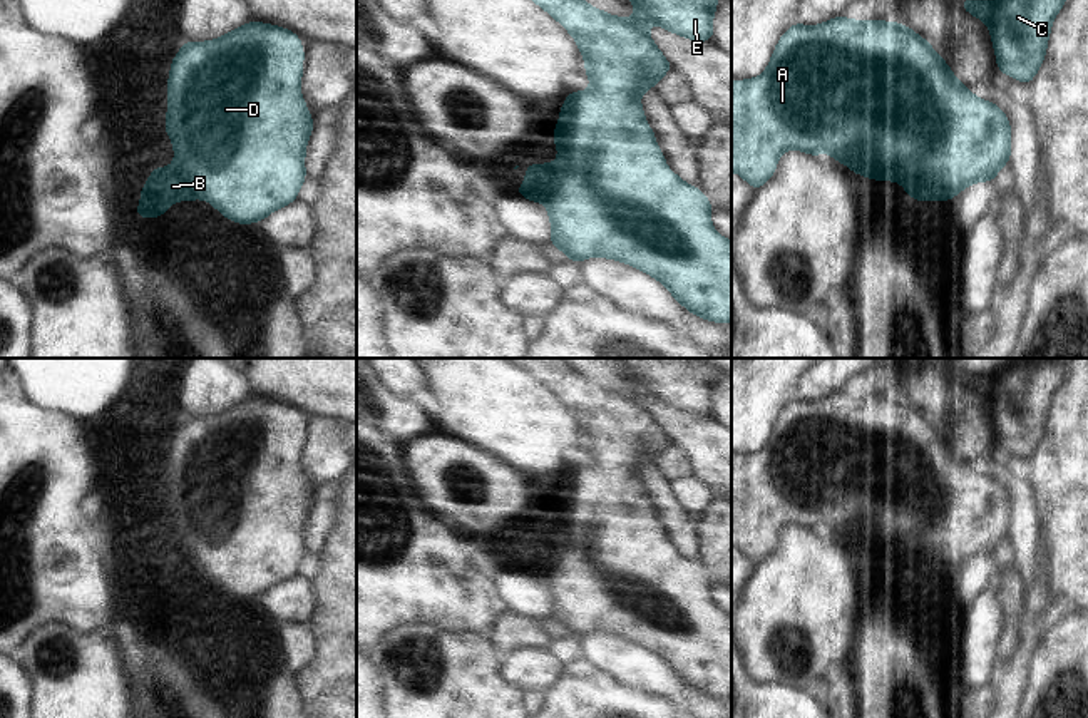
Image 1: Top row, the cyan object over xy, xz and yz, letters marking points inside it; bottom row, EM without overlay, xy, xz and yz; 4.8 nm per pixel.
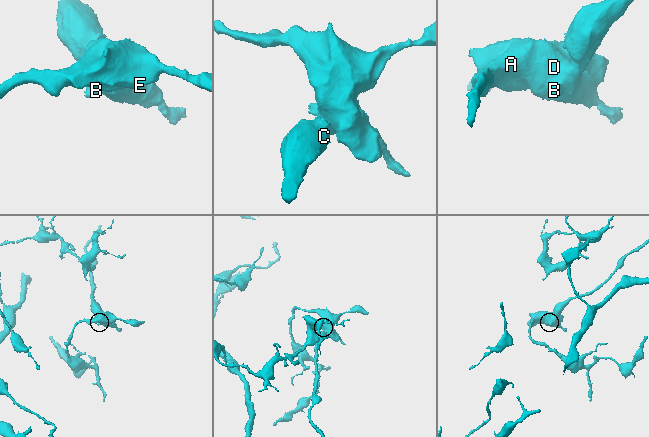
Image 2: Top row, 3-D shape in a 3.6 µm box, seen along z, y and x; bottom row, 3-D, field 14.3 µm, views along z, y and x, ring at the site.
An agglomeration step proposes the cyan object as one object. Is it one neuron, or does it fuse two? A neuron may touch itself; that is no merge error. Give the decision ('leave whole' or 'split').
leave whole

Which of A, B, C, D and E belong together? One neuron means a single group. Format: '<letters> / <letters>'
A B C D E

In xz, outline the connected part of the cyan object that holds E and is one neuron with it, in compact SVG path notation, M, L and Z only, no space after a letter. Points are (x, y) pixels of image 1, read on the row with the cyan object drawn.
M532 0L552 15L576 40L586 60L582 70L593 89L571 90L559 112L559 124L552 139L559 159L551 164L527 164L526 184L514 186L517 196L547 204L552 226L549 244L564 251L571 263L581 263L591 256L618 259L634 266L661 281L673 298L690 313L716 321L731 321L731 241L720 236L710 223L711 203L698 186L690 186L665 166L665 154L656 146L653 129L644 122L644 109L639 94L653 90L653 85L670 70L675 70L658 50L646 27L659 27L698 42L713 40L713 12L720 0L629 0L638 13L634 18L608 15L593 8L586 0Z

